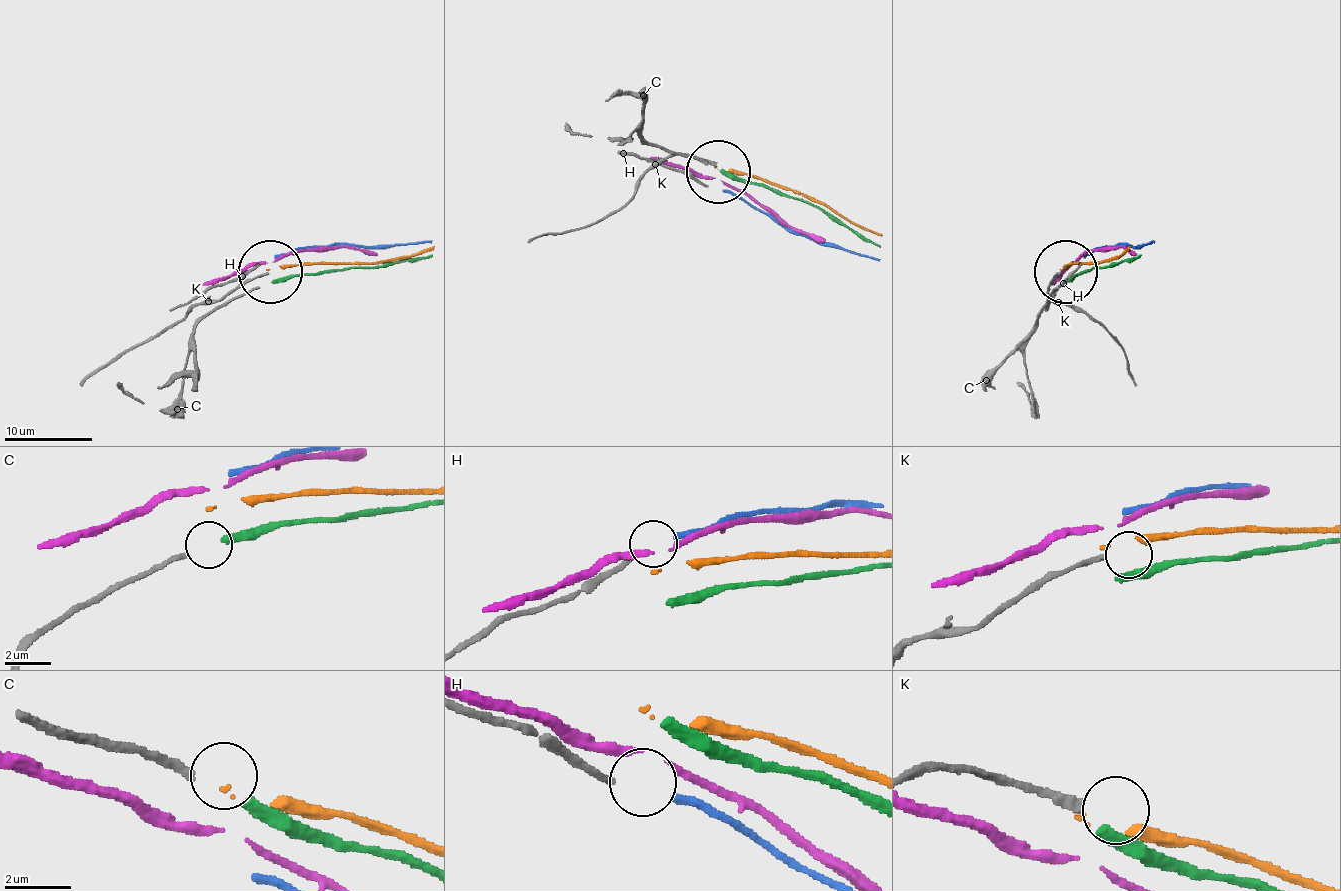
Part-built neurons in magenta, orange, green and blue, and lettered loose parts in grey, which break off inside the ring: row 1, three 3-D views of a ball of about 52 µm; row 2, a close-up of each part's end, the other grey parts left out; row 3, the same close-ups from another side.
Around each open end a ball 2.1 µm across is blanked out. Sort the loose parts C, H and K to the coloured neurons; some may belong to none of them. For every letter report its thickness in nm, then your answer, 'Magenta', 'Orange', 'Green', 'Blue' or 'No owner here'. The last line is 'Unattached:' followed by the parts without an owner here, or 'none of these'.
C: Thickness 220 nm. Green
H: Thickness 190 nm. Blue
K: Thickness 280 nm. No owner here
Unattached: K

